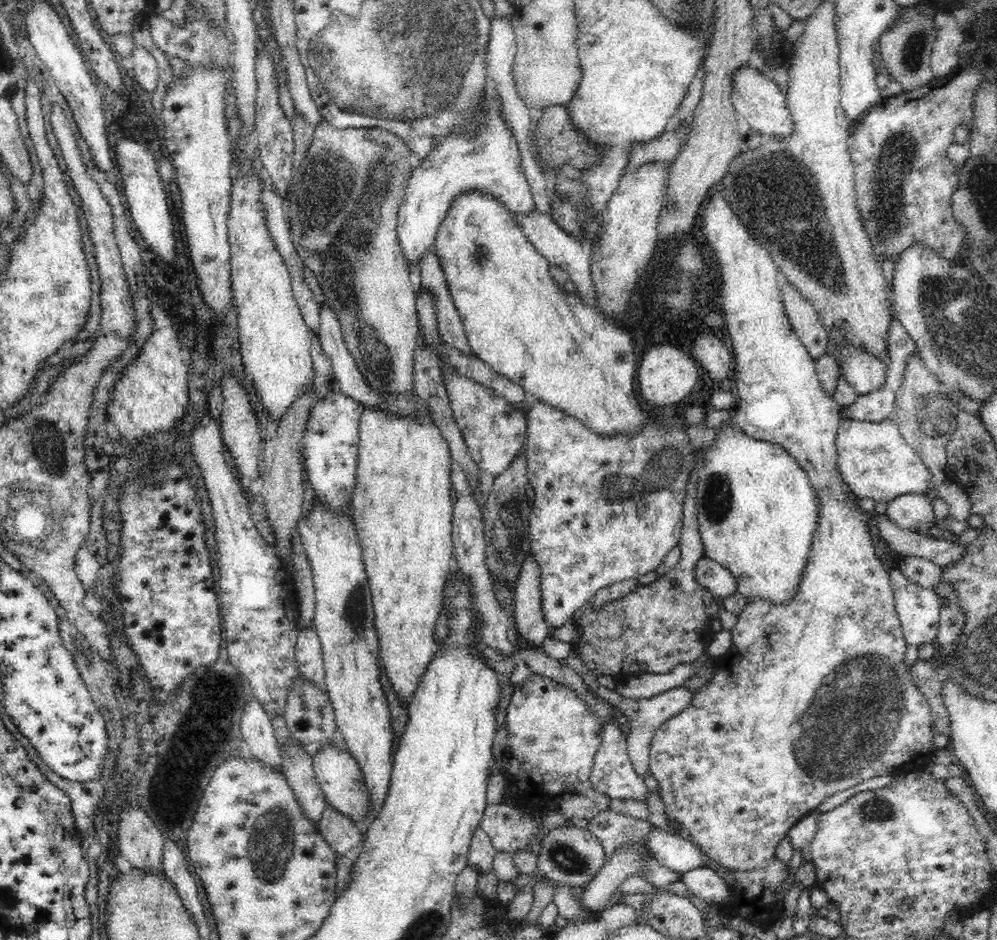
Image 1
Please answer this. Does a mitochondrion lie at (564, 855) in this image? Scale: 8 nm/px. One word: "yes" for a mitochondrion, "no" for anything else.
yes

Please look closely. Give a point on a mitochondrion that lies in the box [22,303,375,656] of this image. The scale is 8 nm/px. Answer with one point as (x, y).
(47, 445)

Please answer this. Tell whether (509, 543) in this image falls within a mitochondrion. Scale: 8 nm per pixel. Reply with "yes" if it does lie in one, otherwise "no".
yes

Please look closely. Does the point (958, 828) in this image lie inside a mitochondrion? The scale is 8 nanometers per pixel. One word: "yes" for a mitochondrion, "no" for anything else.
no

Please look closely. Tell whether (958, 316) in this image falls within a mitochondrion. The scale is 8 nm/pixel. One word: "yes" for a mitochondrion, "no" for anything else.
yes

